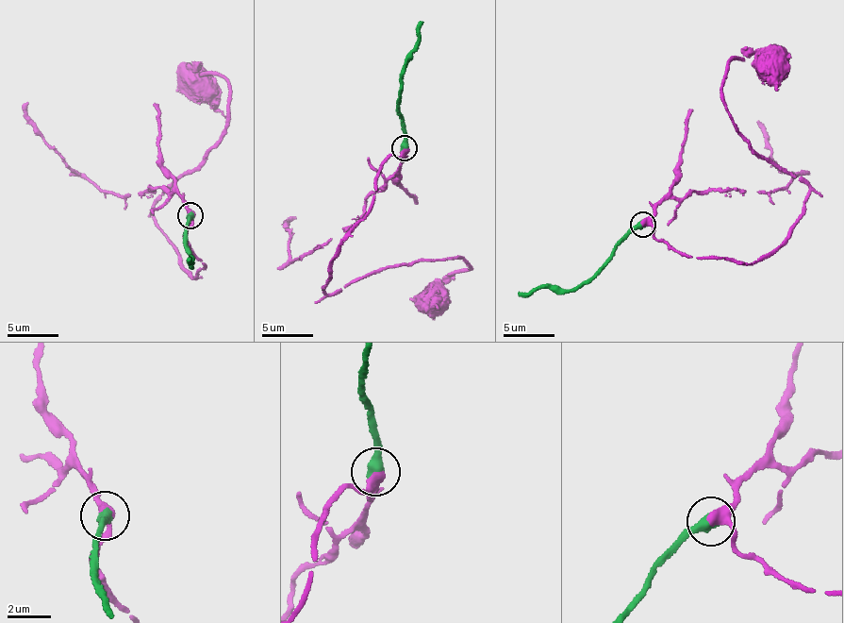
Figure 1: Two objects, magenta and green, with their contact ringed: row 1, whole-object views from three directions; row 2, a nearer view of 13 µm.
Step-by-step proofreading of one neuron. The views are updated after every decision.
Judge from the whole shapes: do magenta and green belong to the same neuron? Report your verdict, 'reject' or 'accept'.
accept

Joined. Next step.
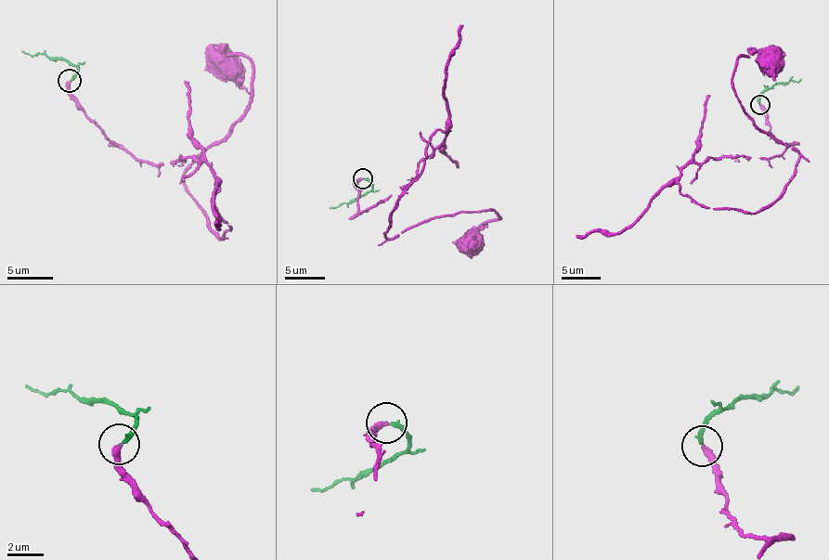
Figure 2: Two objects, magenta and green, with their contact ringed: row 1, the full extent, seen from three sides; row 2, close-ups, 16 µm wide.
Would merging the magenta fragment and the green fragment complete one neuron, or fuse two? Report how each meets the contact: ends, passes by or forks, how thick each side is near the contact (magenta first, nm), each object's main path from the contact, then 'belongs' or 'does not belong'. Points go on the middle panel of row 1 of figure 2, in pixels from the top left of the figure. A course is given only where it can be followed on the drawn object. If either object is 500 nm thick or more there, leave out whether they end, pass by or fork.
magenta ends; green ends; calibres 360 and 200 nm; course magenta (362, 178), (365, 212), (446, 132), (385, 237), (500, 216), (470, 243); course green (362, 178), (370, 183), (370, 190), (330, 208); belongs

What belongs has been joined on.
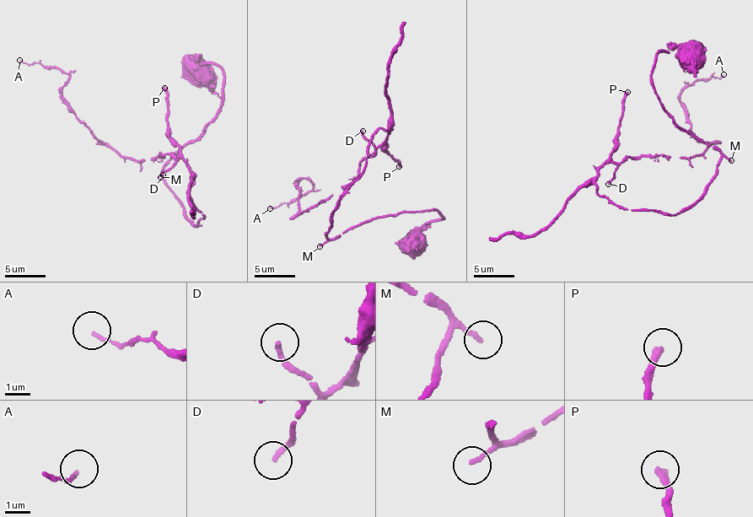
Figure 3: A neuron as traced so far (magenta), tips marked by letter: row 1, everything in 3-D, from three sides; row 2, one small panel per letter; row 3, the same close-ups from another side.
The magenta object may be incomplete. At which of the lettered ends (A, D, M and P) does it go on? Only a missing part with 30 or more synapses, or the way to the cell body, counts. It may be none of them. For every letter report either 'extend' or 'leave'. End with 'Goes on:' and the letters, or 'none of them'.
A: leave
D: leave
M: leave
P: extend
Goes on: P

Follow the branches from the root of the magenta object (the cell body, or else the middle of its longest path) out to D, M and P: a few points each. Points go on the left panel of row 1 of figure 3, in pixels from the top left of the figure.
D: (197, 69), (222, 70), (223, 105), (164, 169), (194, 226), (194, 172), (180, 158), (163, 175)
M: (197, 69), (198, 61), (214, 62), (222, 70), (223, 105), (195, 140), (172, 153), (160, 177)
P: (197, 69), (222, 70), (223, 105), (164, 169), (194, 226), (204, 214), (164, 88)

